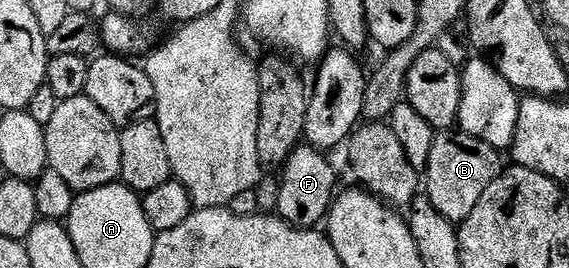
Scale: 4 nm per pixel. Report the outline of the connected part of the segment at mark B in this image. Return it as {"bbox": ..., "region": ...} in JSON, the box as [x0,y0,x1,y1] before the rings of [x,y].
{"bbox":[426,129,502,225],"region":[[[449,129],[437,134],[434,149],[430,149],[430,161],[426,172],[426,197],[450,222],[457,225],[466,221],[474,213],[482,193],[490,189],[496,176],[502,170],[501,152],[495,147],[486,145],[486,141],[466,135],[459,129]]]}

